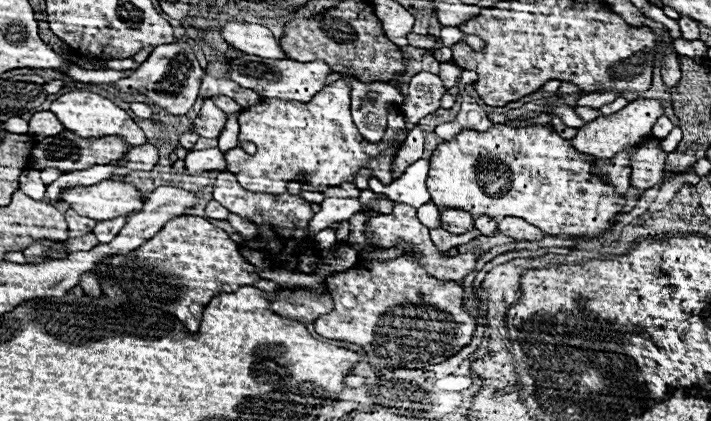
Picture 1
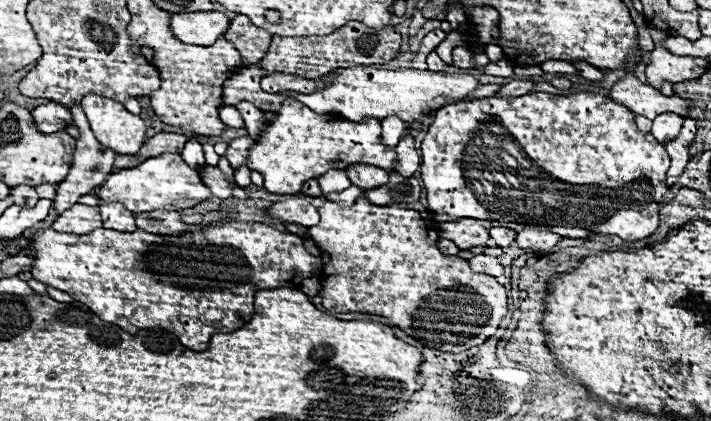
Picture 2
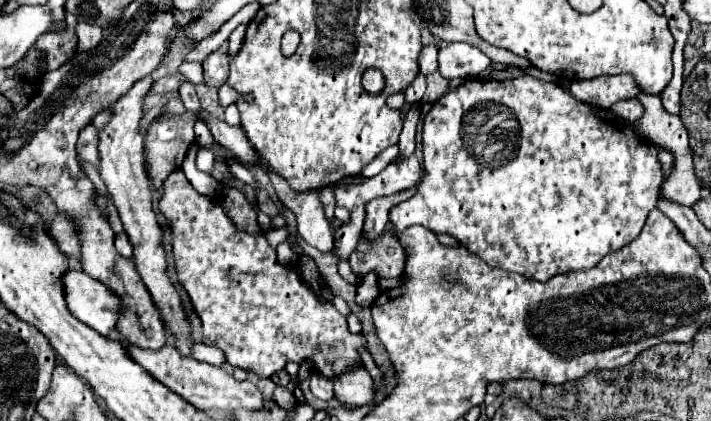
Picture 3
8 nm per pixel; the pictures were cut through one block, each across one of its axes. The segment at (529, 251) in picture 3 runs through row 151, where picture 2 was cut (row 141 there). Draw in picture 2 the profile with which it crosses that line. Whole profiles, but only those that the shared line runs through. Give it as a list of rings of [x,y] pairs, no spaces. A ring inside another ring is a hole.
[[[532,92],[526,96],[518,96],[518,98],[492,96],[492,98],[480,98],[480,100],[470,100],[470,102],[446,104],[444,108],[436,110],[434,122],[428,128],[420,150],[422,158],[420,174],[426,186],[430,212],[448,216],[448,218],[478,218],[478,220],[498,222],[498,224],[518,224],[518,226],[510,226],[514,230],[522,230],[524,226],[542,226],[544,230],[552,230],[554,234],[560,234],[564,238],[588,238],[590,234],[608,234],[608,236],[620,236],[626,242],[644,240],[656,232],[658,204],[668,192],[666,170],[670,166],[670,158],[664,146],[656,142],[652,134],[644,134],[636,128],[634,114],[628,108],[624,108],[622,104],[616,104],[608,96],[590,94],[590,92],[580,92],[580,94],[570,94],[570,96]]]

